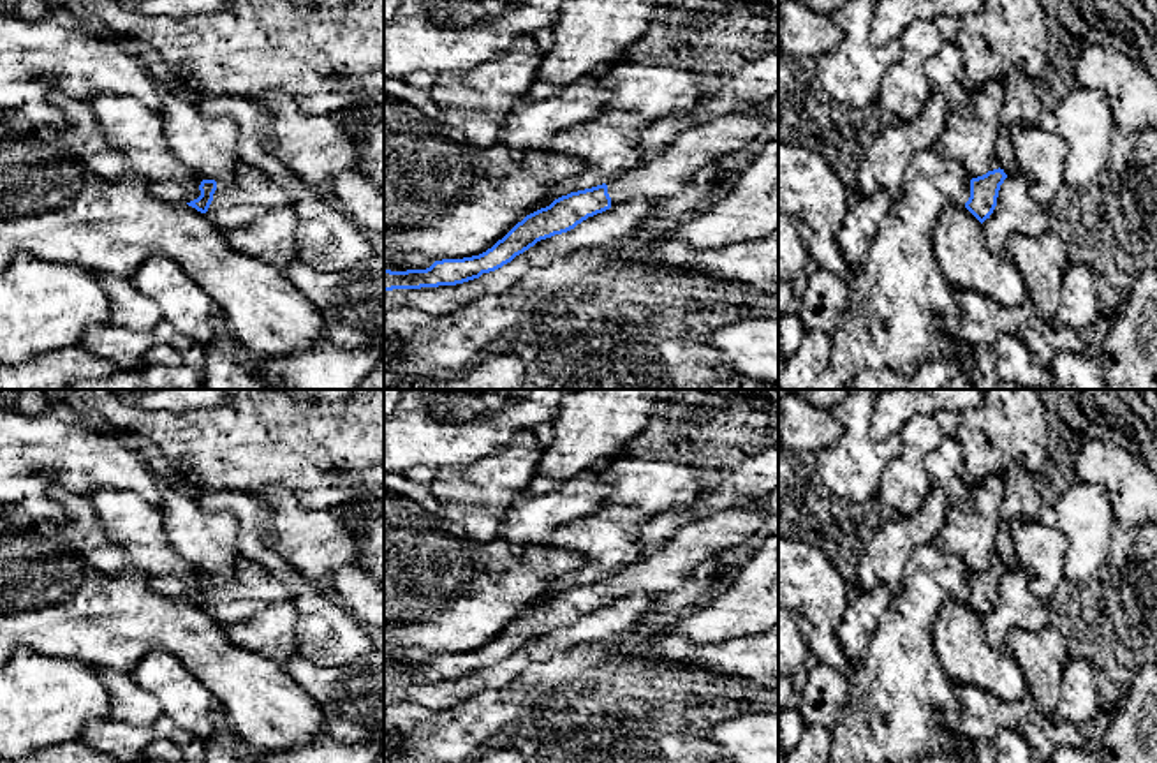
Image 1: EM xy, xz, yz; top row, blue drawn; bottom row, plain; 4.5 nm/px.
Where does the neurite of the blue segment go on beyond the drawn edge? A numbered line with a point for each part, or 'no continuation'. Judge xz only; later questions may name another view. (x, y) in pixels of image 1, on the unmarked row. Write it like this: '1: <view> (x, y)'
1: xz (661, 571)

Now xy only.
1: xy (252, 589)

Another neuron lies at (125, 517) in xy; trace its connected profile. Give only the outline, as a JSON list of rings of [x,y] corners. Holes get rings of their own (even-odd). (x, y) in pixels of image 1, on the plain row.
[[[99,486],[86,495],[106,539],[127,552],[150,587],[166,596],[190,597],[201,590],[203,573],[167,541],[158,507],[130,490]]]

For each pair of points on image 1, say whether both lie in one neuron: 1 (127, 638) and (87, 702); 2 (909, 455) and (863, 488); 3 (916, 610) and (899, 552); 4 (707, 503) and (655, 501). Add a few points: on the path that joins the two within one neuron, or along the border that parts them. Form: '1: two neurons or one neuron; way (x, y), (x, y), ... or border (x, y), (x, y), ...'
1: two neurons; border (58, 658), (83, 659), (99, 666)
2: two neurons; border (899, 436), (899, 453), (884, 469), (874, 501)
3: two neurons; border (932, 541), (927, 541), (913, 554), (897, 592)
4: two neurons; border (703, 494), (691, 506), (671, 506), (655, 515)

